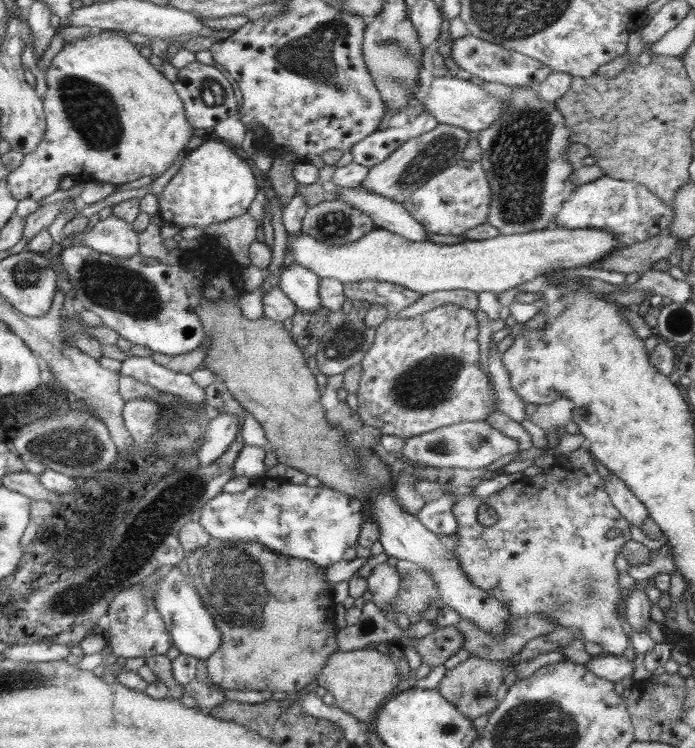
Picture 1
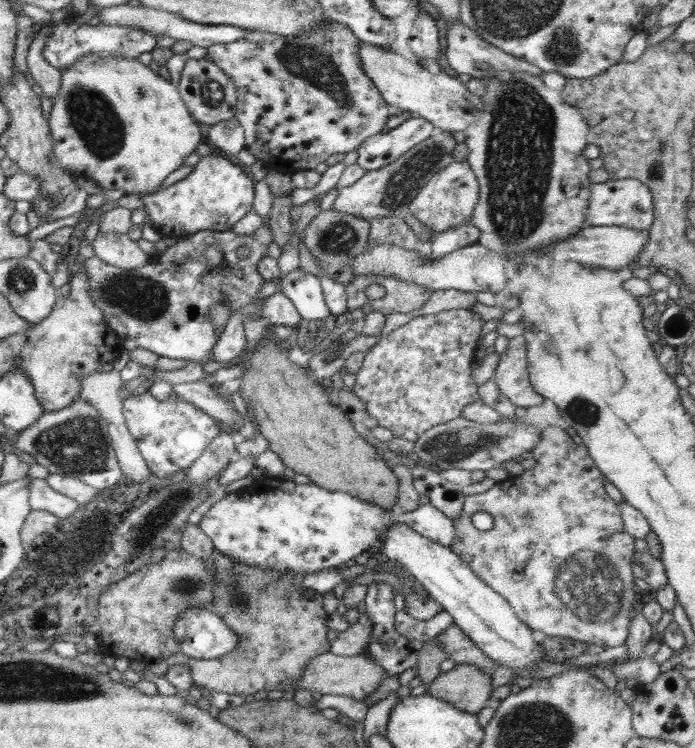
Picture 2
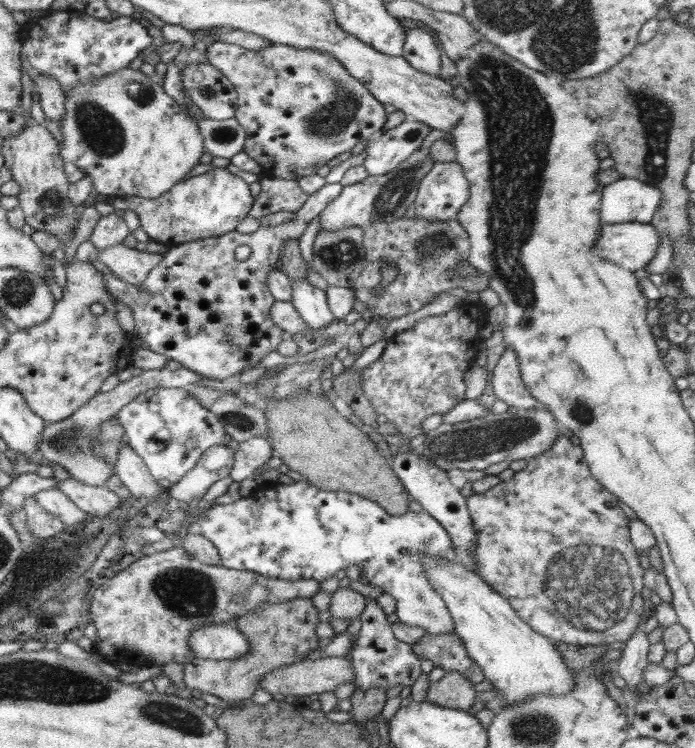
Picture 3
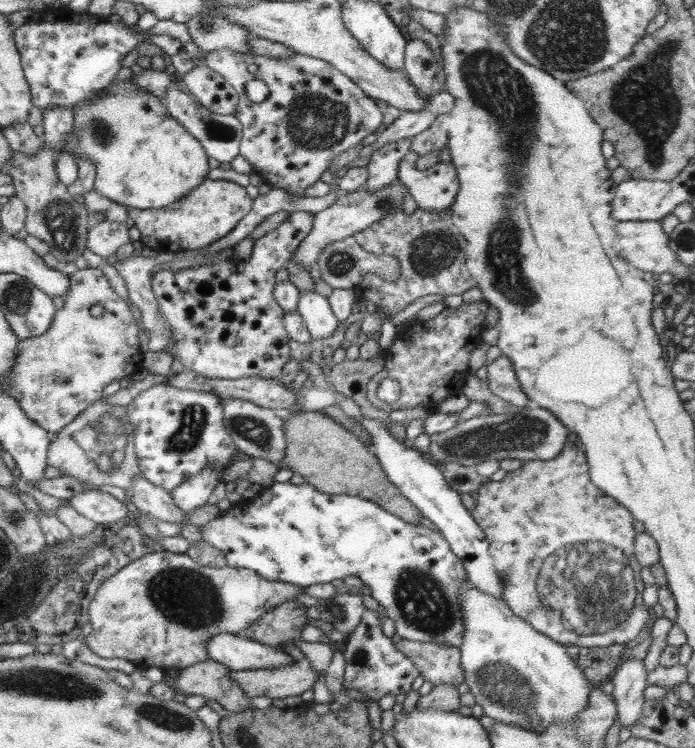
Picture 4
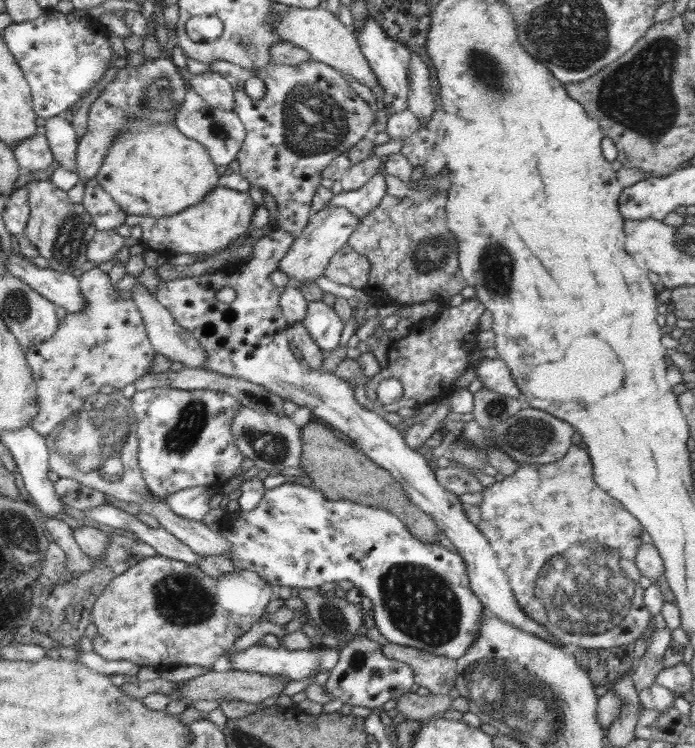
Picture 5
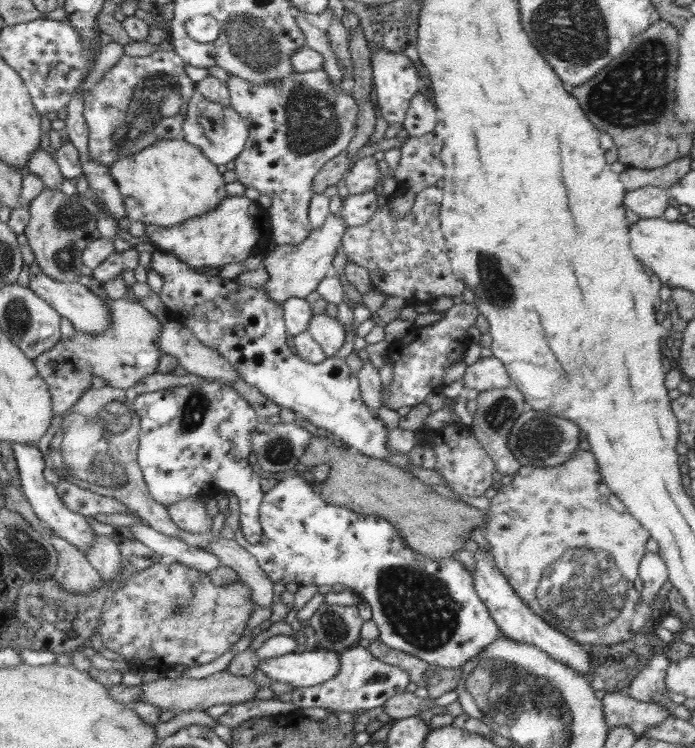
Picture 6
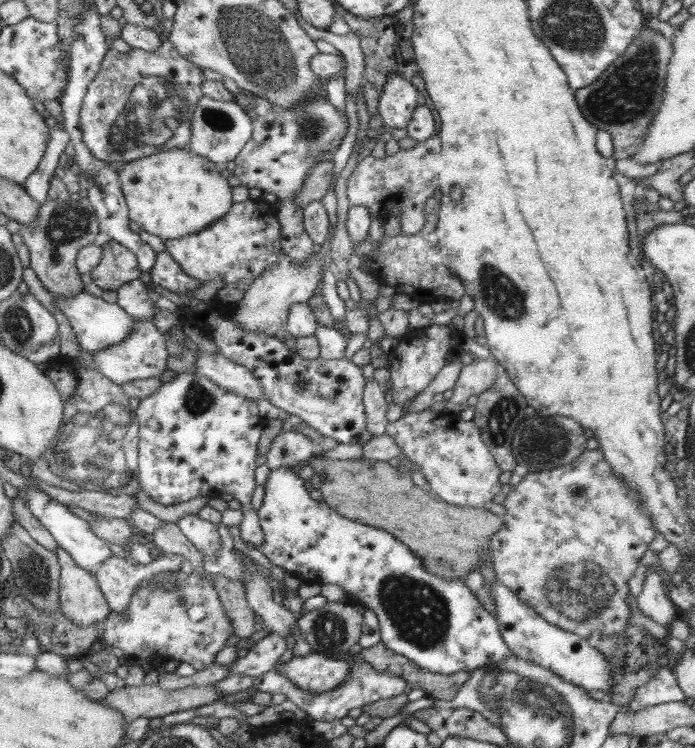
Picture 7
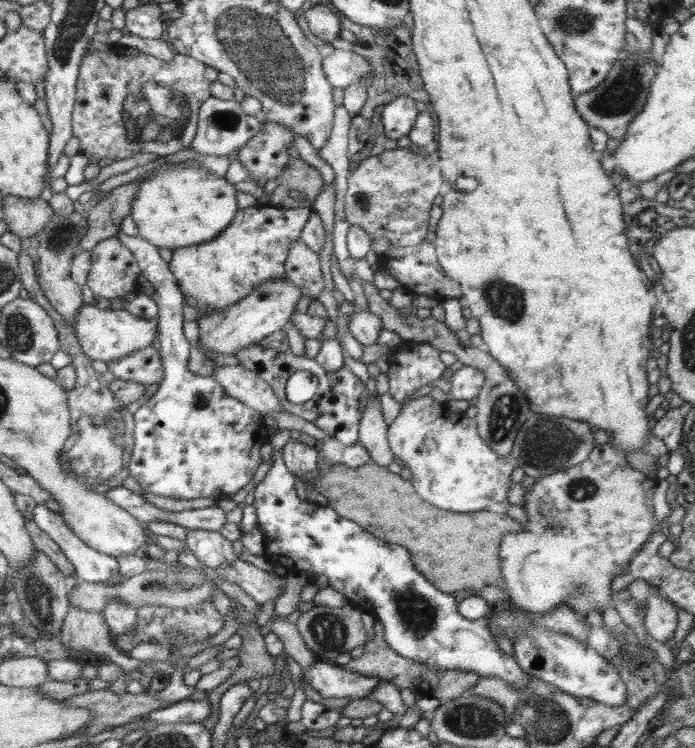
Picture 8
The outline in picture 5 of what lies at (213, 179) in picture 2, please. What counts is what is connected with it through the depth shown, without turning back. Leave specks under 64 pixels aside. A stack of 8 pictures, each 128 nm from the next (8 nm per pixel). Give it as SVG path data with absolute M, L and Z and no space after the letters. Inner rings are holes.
M217 186L200 203L170 216L149 217L144 215L127 215L125 224L130 227L140 226L142 237L140 242L158 252L162 258L174 255L189 254L206 255L206 258L226 249L236 237L246 233L252 213L257 204L248 192L238 192L230 188Z

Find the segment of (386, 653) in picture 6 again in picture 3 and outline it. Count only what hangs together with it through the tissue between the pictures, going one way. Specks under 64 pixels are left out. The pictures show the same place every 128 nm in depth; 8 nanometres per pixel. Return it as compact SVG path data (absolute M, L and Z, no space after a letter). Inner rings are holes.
M455 632L428 633L412 644L412 651L421 658L429 659L434 667L442 667L447 673L458 672L472 683L484 681L483 671L468 655L462 639Z

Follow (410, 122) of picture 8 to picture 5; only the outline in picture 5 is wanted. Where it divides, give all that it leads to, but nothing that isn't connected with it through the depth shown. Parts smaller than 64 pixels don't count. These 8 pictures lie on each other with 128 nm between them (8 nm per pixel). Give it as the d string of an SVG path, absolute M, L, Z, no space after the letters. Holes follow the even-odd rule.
M366 14L362 29L357 36L360 51L366 58L372 71L376 74L379 86L384 90L383 103L386 106L386 113L390 116L408 108L408 82L407 73L411 58L411 51L398 40L388 37L384 29L380 27L374 17Z

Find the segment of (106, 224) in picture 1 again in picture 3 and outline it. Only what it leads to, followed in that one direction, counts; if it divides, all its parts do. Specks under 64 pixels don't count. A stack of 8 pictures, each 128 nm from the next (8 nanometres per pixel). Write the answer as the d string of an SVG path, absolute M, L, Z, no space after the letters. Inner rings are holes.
M123 243L102 248L98 253L98 260L108 266L120 279L134 285L140 285L146 275L160 264L164 254L150 253L129 248Z

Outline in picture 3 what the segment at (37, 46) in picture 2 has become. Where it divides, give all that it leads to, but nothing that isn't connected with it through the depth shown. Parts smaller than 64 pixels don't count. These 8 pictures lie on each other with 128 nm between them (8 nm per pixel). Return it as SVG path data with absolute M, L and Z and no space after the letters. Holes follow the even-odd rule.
M40 74L35 78L35 91L40 95L40 104L46 118L59 123L65 114L64 101L66 101L65 92L63 92L59 81L55 80L54 76Z

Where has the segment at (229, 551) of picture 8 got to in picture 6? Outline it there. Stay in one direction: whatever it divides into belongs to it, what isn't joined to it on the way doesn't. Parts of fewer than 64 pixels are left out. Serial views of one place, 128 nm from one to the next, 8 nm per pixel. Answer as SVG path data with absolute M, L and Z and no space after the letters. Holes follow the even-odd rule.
M207 494L192 495L167 506L176 527L193 534L205 534L210 531L213 520L206 511L204 497L207 497Z

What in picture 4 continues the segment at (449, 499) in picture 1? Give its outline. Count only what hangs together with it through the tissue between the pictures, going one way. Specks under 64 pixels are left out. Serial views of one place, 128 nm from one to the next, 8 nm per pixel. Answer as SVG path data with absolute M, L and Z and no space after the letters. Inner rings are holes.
M276 482L272 486L263 488L262 492L252 501L241 500L238 504L224 504L217 516L210 520L208 524L199 527L199 534L203 541L212 544L220 550L227 561L227 566L234 569L249 569L256 572L261 578L268 581L282 581L298 587L307 588L311 585L325 584L336 579L346 579L348 576L356 576L362 580L363 585L370 587L372 597L378 601L379 605L386 608L387 614L395 623L395 633L401 638L434 642L444 645L460 647L462 645L462 635L464 635L464 622L459 604L459 586L463 586L464 581L468 580L466 570L462 562L451 552L449 543L442 537L438 530L430 530L426 526L415 526L405 522L395 514L390 514L387 510L380 508L375 502L355 497L349 494L331 495L316 490L312 485L303 483L300 485L287 482Z

